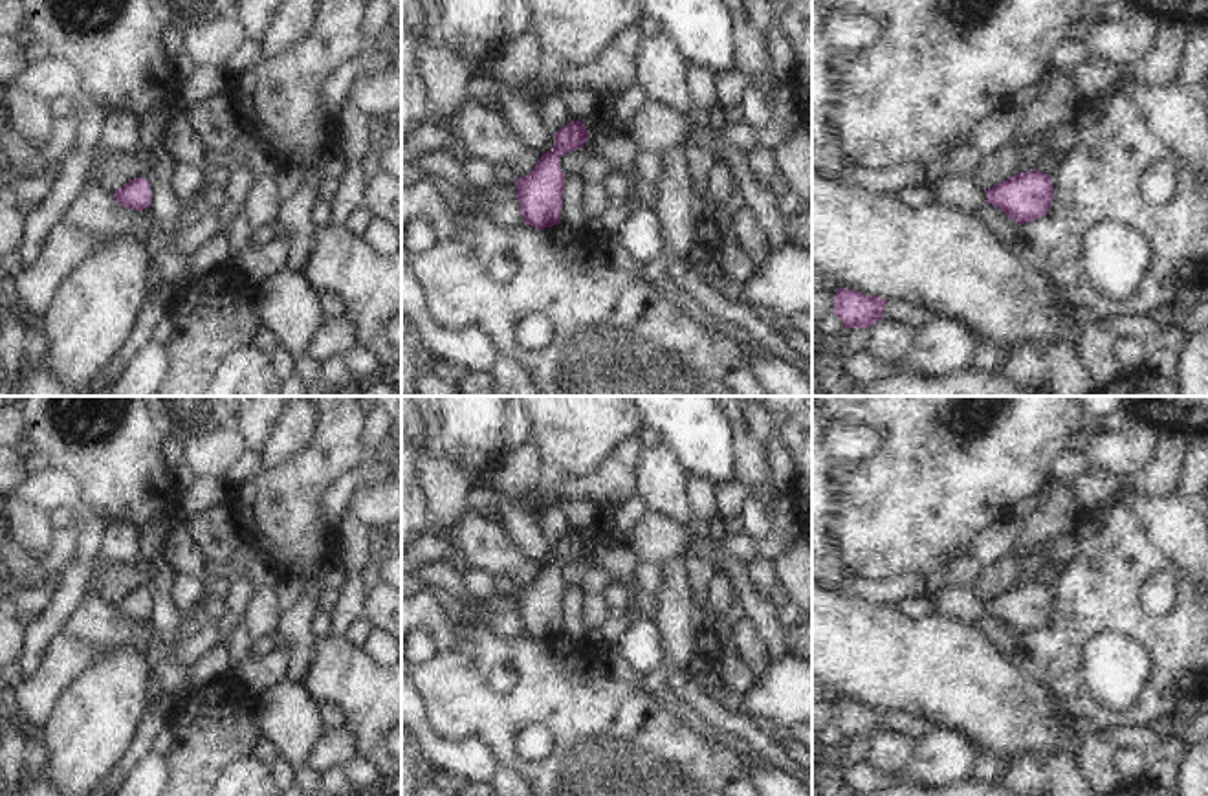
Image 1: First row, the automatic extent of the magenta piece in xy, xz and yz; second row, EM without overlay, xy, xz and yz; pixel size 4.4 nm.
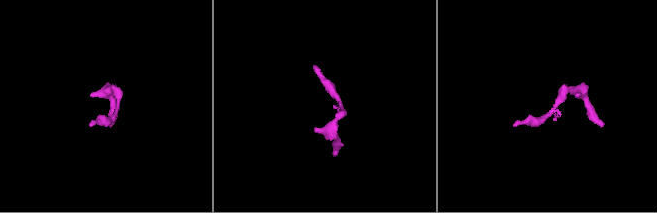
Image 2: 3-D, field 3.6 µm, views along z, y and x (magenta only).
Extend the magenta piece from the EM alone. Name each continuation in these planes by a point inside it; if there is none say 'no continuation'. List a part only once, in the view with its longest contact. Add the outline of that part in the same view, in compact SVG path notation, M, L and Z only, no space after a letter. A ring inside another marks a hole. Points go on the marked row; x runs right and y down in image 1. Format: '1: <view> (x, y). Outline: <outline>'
no continuation

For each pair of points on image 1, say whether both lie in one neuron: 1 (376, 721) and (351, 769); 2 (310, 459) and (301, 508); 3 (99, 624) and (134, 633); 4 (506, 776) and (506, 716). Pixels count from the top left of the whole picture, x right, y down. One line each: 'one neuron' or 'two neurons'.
1: two neurons
2: one neuron
3: one neuron
4: two neurons

